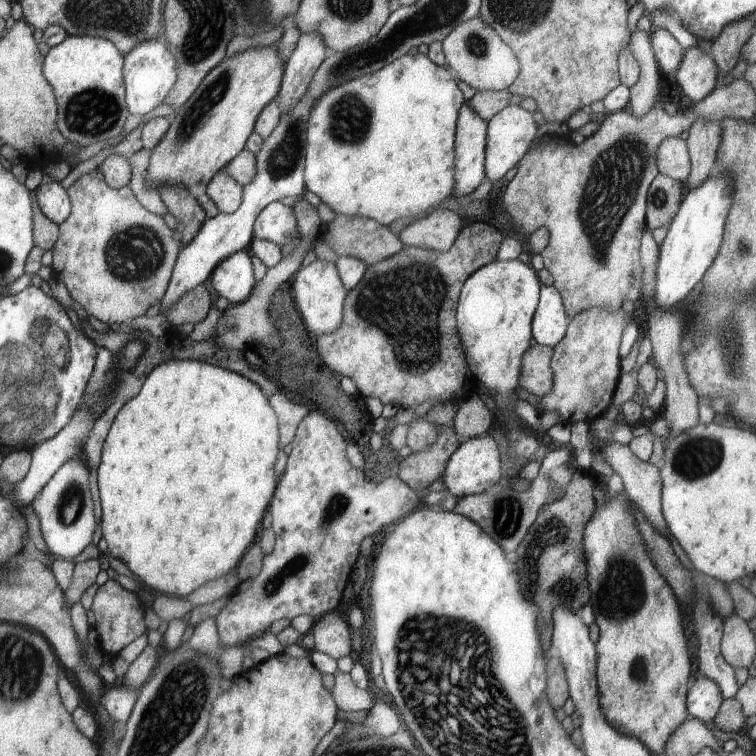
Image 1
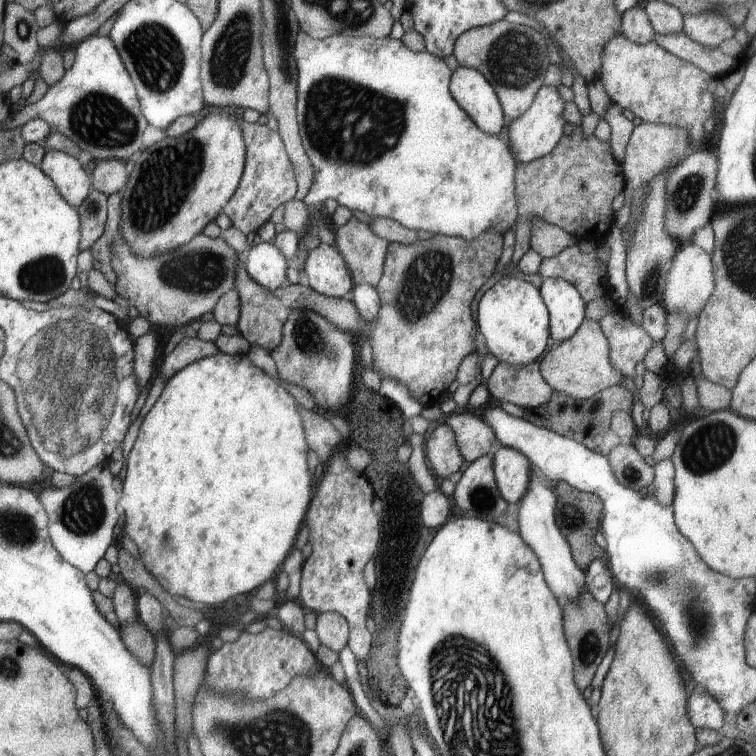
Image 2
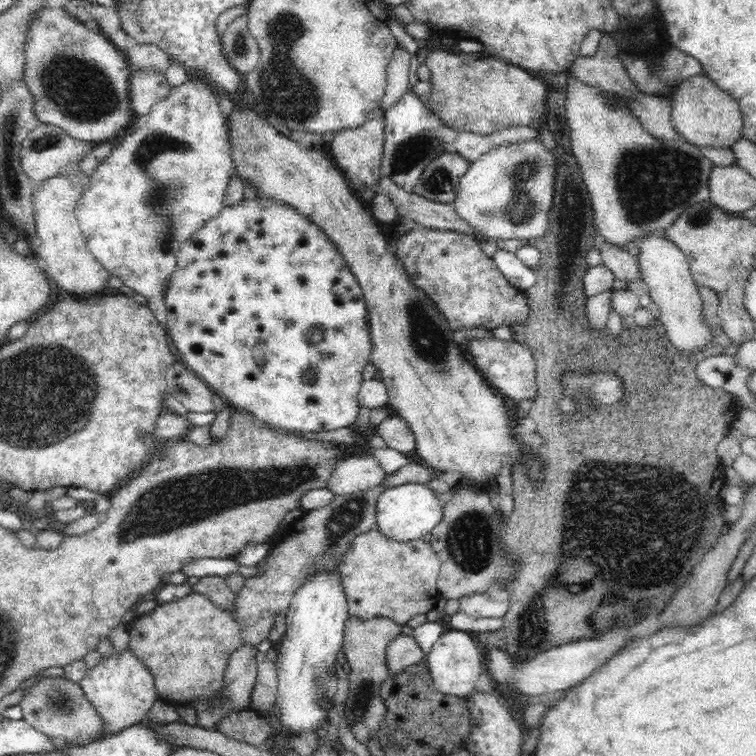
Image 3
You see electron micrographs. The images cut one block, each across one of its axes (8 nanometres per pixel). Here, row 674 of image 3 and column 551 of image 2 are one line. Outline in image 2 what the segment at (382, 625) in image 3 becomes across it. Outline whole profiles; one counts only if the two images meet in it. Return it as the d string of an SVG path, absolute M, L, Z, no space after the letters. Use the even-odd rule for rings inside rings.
M583 320L578 331L559 346L551 348L537 366L541 378L552 391L575 399L587 399L603 388L622 385L621 372L615 370L607 360L607 340L595 320Z

